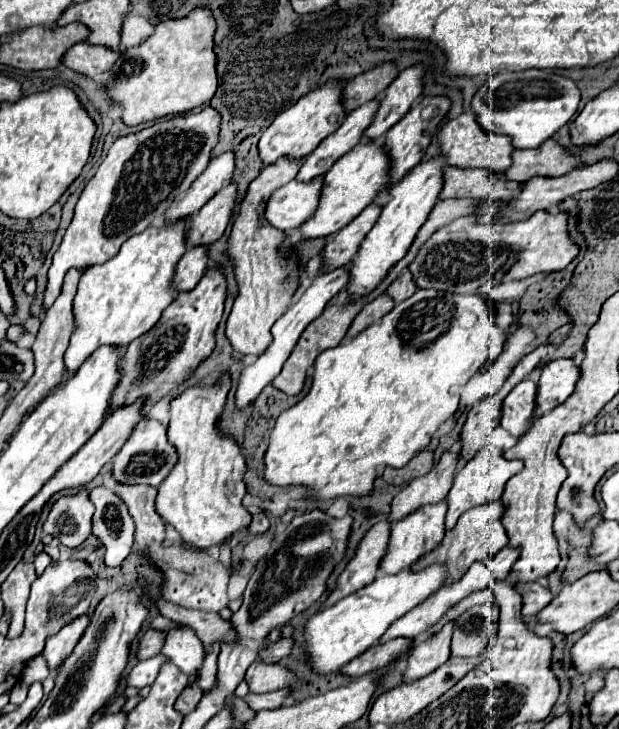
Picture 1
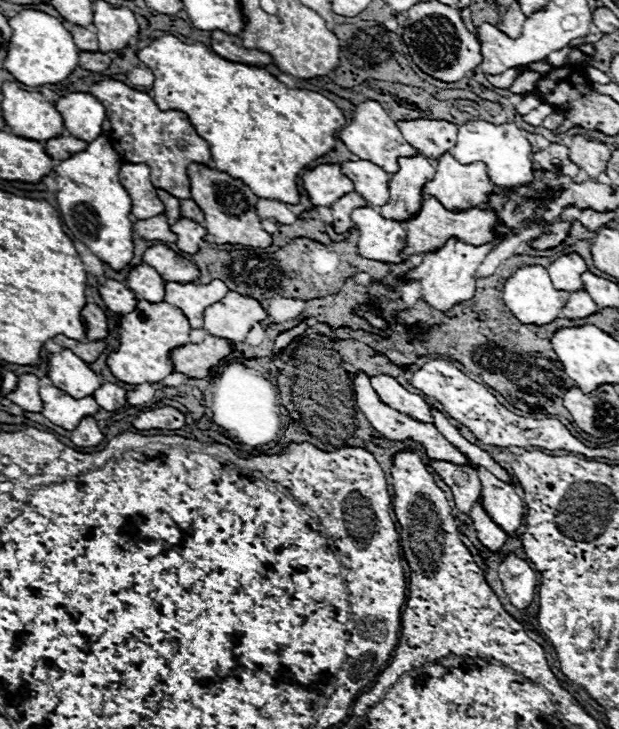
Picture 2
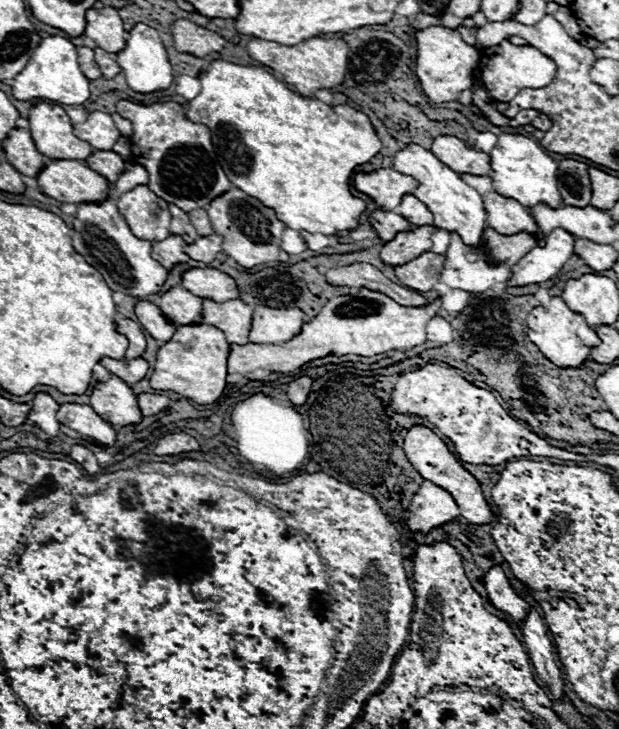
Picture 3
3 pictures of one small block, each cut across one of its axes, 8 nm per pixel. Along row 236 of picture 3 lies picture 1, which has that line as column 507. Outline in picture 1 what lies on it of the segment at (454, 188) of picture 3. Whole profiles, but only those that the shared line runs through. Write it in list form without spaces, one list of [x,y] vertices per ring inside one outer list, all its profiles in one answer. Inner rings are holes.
[[[484,448],[476,458],[472,458],[472,462],[468,462],[456,476],[454,476],[454,484],[452,490],[446,498],[448,502],[448,510],[446,510],[446,530],[452,530],[452,526],[456,526],[458,518],[476,506],[484,506],[488,502],[496,502],[500,500],[504,486],[508,482],[508,478],[512,478],[516,472],[522,470],[522,462],[520,460],[506,460],[502,456],[502,450],[496,448]]]

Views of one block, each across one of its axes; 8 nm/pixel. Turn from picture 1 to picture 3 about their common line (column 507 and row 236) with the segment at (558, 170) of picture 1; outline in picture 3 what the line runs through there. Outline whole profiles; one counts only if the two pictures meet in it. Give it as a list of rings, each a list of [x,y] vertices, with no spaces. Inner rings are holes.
[[[168,236],[162,242],[154,242],[154,260],[172,270],[176,264],[186,264],[190,258],[184,254],[184,240],[180,236]]]

